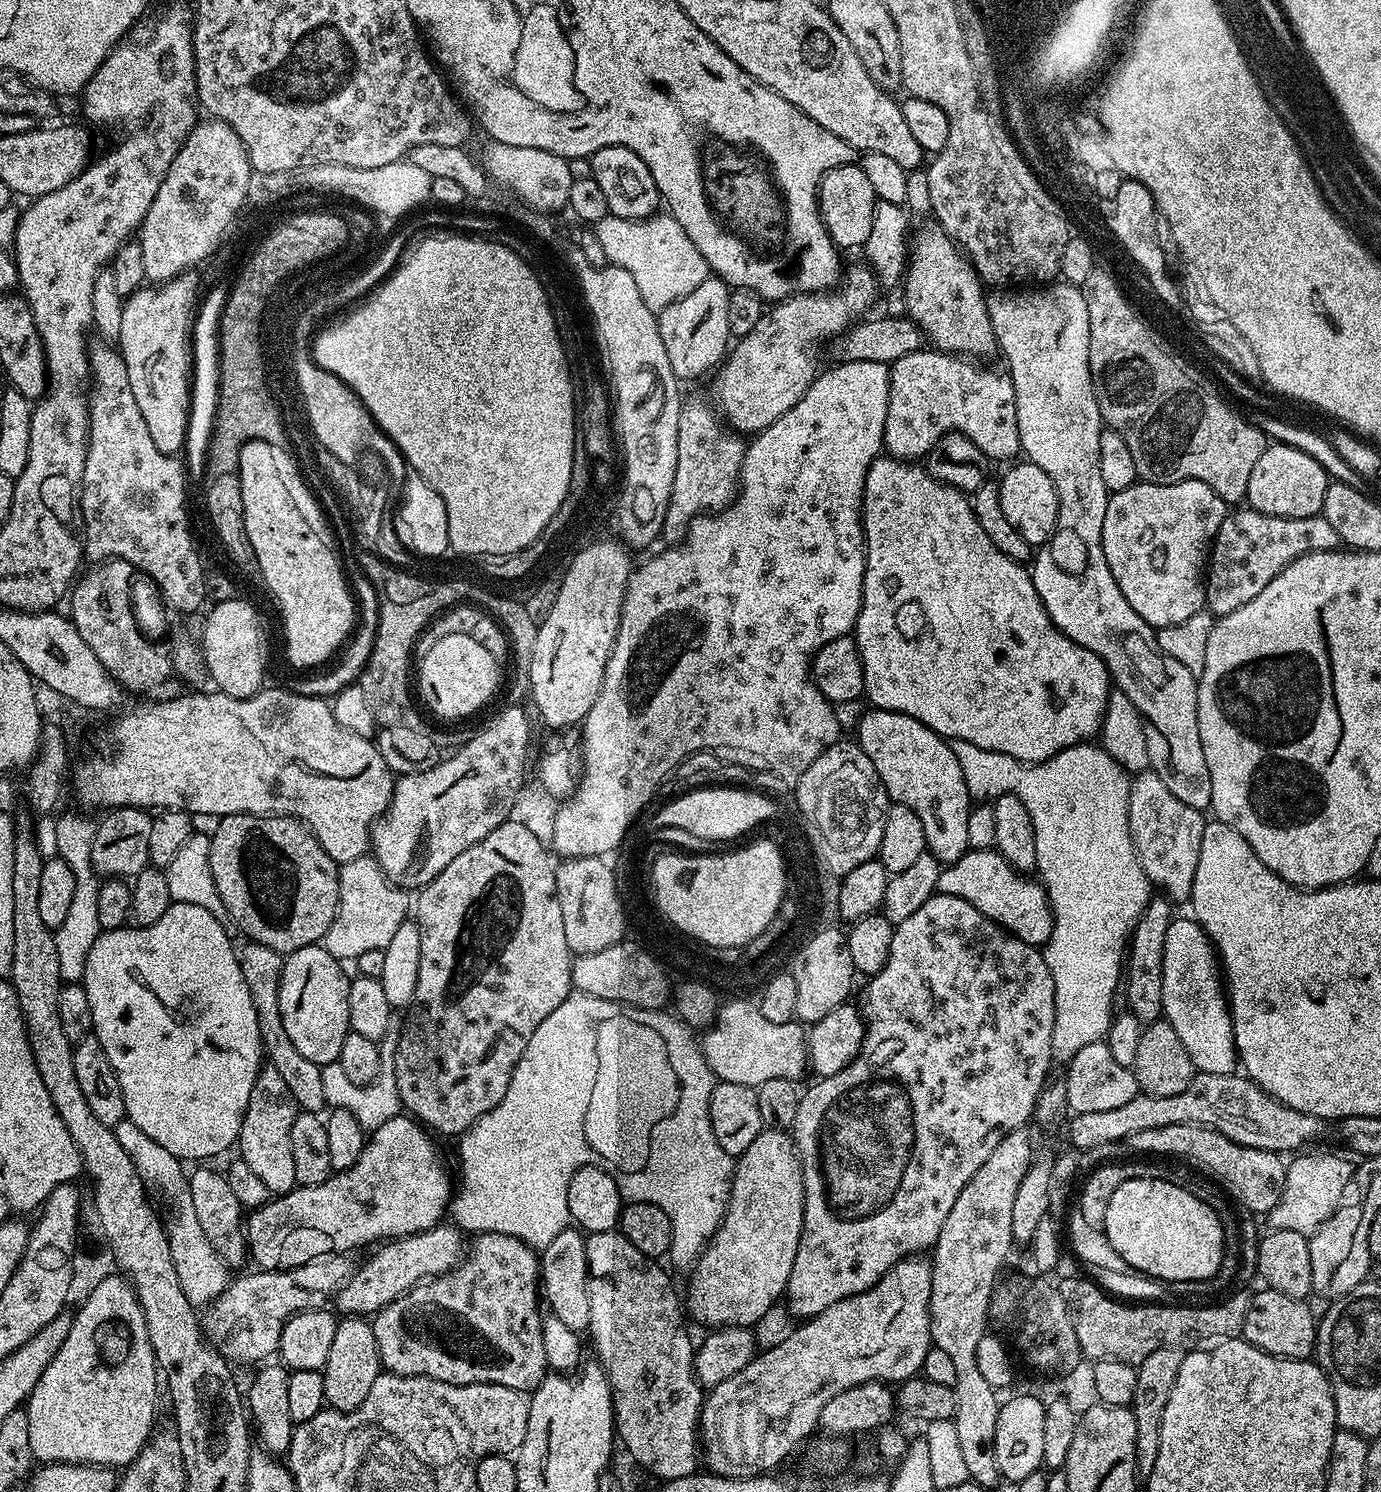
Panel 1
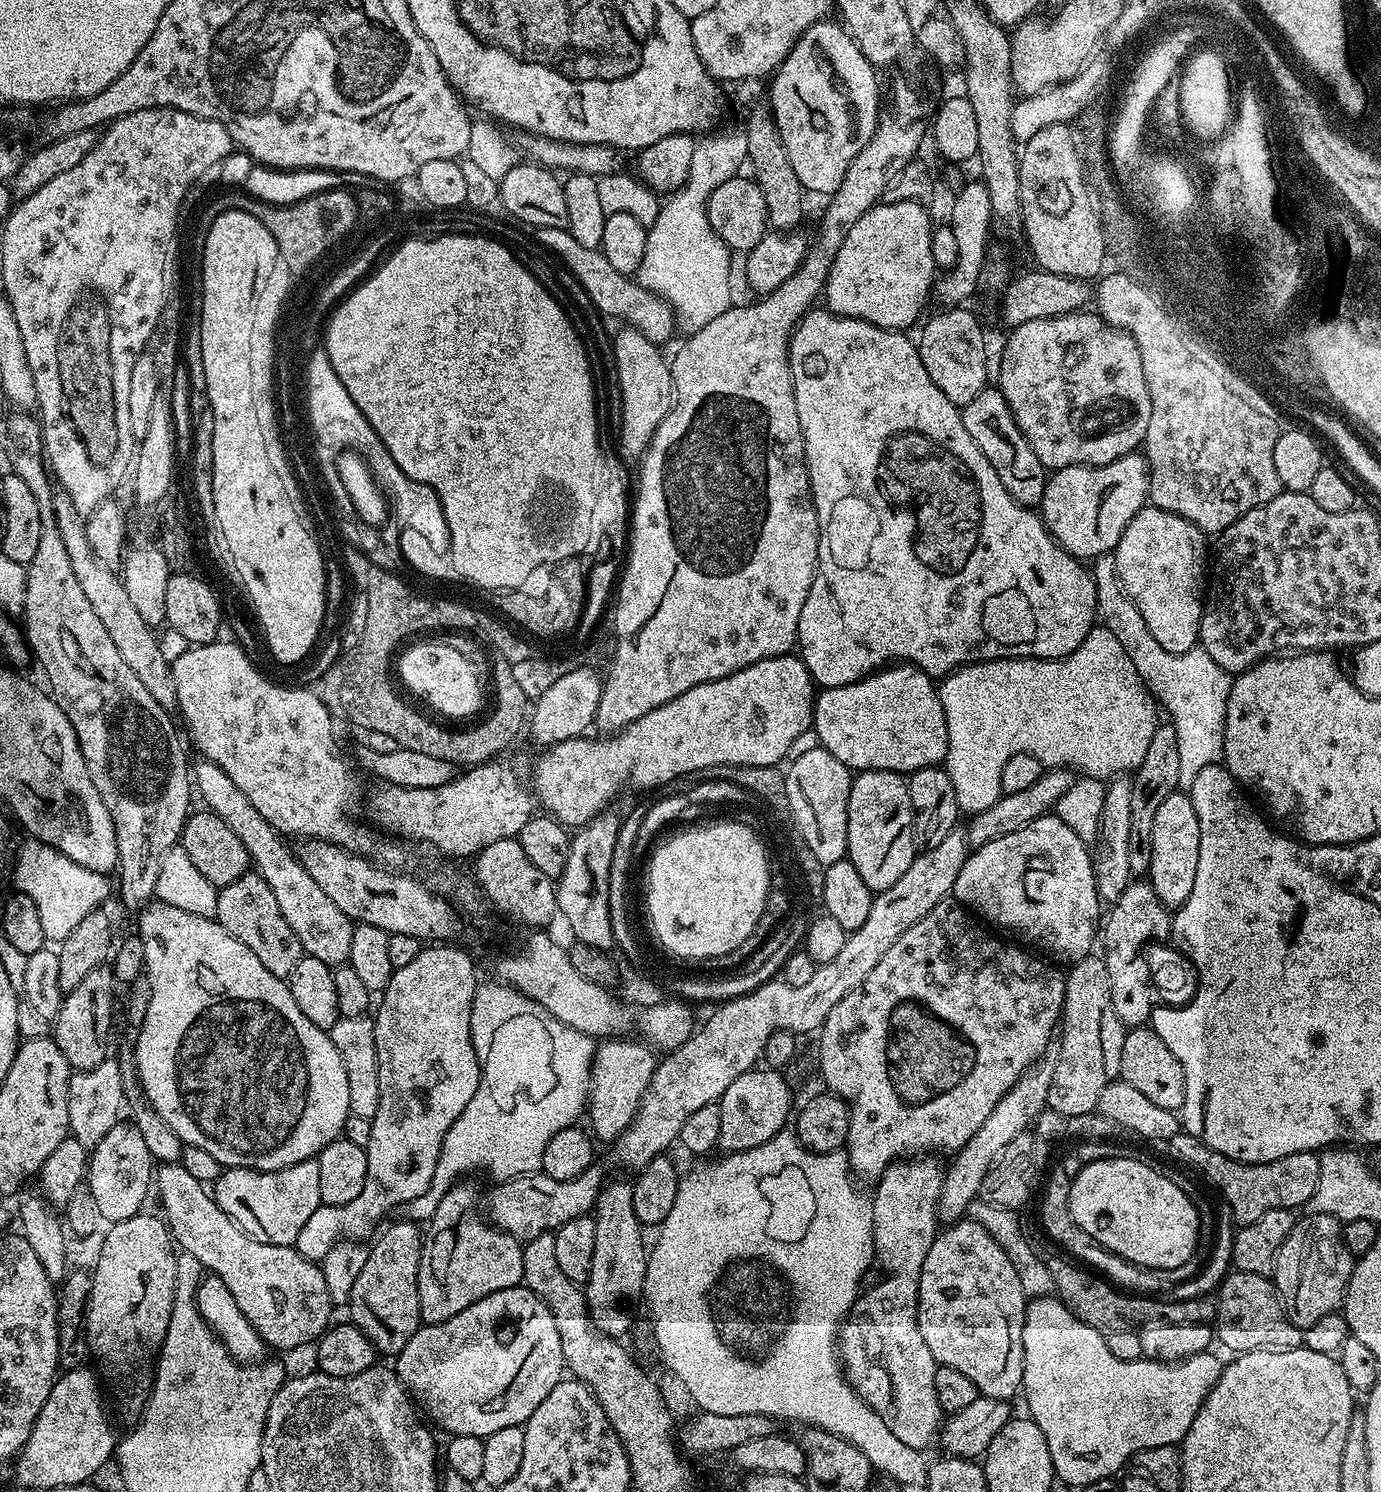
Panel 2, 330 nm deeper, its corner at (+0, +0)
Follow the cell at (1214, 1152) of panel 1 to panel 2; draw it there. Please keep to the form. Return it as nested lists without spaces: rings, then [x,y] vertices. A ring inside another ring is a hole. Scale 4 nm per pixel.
[[[1183,1130],[1176,1132],[1174,1138],[1166,1141],[1166,1148],[1174,1159],[1197,1168],[1220,1191],[1221,1198],[1228,1203],[1228,1208],[1232,1211],[1233,1225],[1236,1226],[1258,1222],[1258,1218],[1262,1218],[1262,1214],[1267,1214],[1270,1210],[1303,1209],[1318,1187],[1320,1158],[1316,1152],[1290,1154],[1274,1162],[1243,1164],[1234,1158],[1226,1158],[1226,1154],[1218,1154],[1218,1150],[1206,1146],[1206,1142],[1194,1138]]]

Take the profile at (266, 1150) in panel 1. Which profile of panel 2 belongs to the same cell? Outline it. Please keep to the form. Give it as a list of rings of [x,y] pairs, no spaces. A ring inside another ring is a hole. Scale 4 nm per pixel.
[[[315,1158],[303,1160],[282,1170],[254,1170],[253,1168],[224,1168],[214,1185],[214,1199],[222,1211],[258,1242],[295,1245],[302,1226],[306,1226],[310,1214],[322,1207],[318,1194],[318,1162]]]

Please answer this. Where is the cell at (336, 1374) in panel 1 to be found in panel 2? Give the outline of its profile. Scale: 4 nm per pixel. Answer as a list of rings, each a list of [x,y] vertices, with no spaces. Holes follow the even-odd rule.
[[[403,1223],[392,1224],[388,1229],[385,1227],[375,1237],[376,1245],[373,1243],[369,1247],[366,1266],[362,1266],[362,1270],[358,1273],[358,1279],[354,1282],[354,1290],[350,1290],[350,1298],[346,1305],[346,1311],[352,1315],[349,1316],[351,1323],[355,1324],[358,1330],[362,1330],[362,1334],[366,1334],[368,1341],[376,1347],[377,1353],[380,1354],[384,1354],[384,1352],[400,1353],[422,1325],[420,1303],[418,1302],[418,1266],[420,1265],[422,1232],[421,1229],[416,1229],[419,1227],[415,1223]]]

